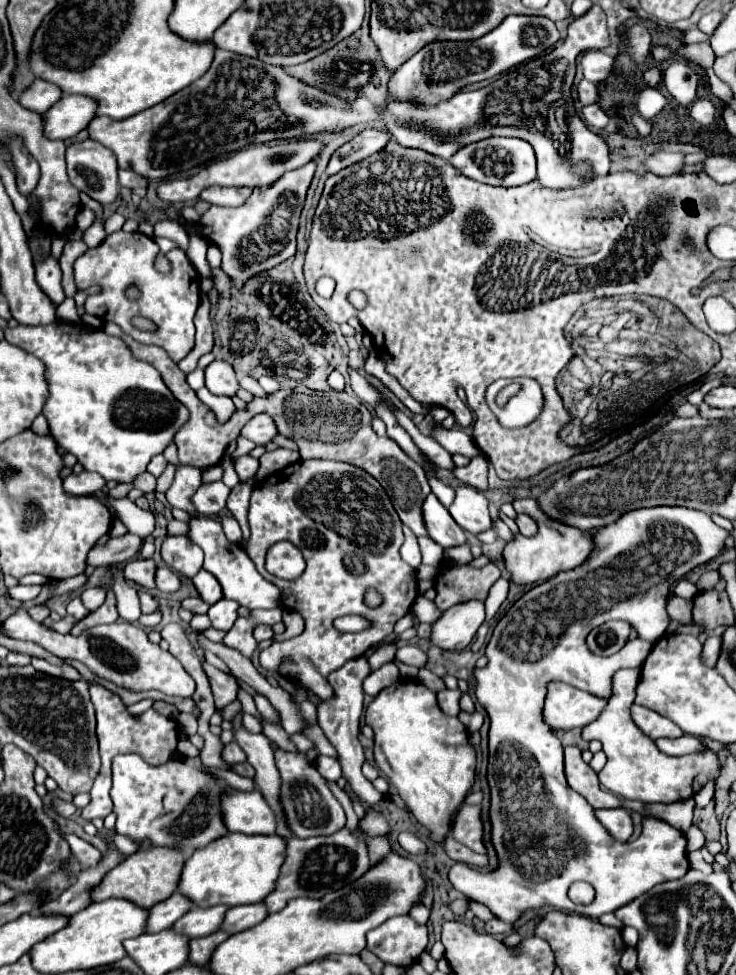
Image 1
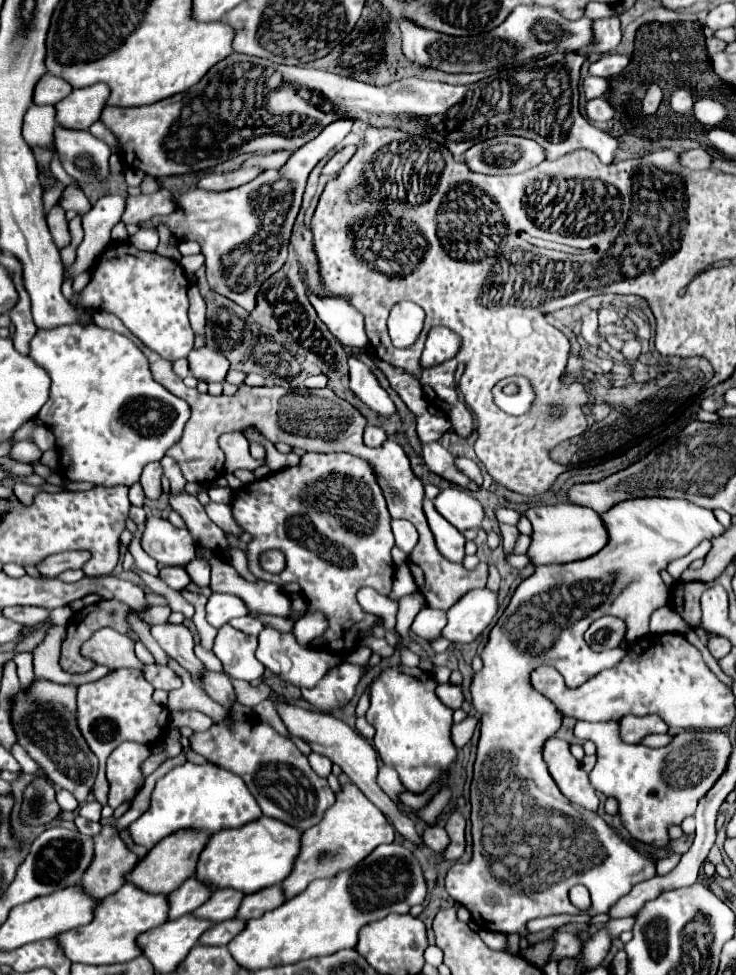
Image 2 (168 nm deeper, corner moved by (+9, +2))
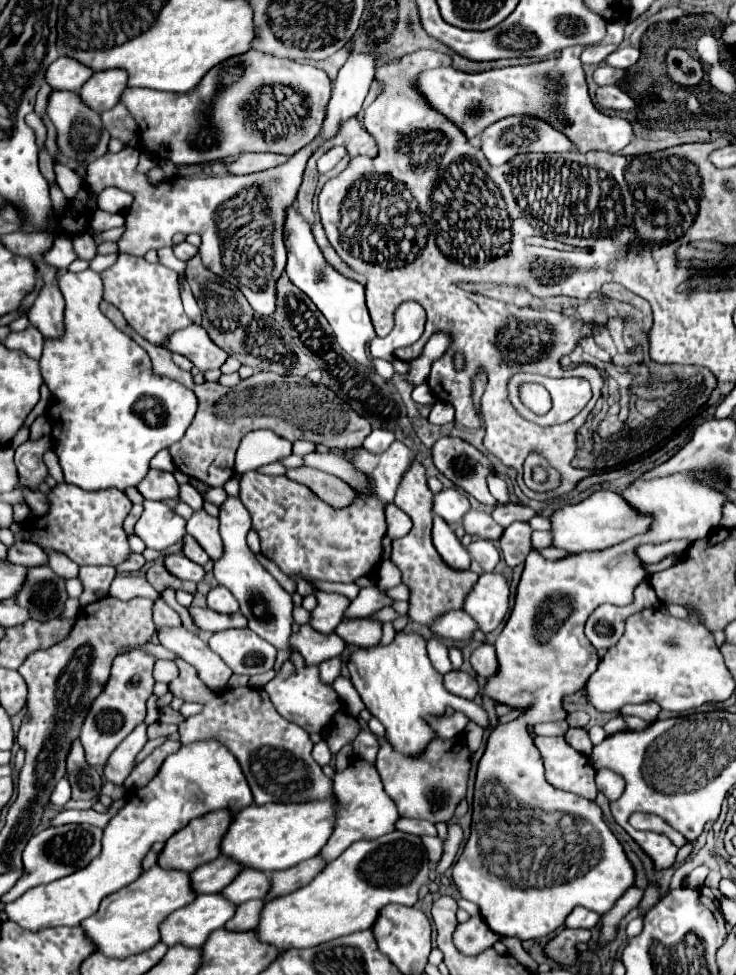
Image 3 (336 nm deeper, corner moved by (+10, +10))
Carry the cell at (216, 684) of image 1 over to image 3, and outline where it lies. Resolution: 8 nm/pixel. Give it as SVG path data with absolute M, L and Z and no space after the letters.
M162 596L154 600L152 614L154 614L154 624L156 624L156 628L162 628L162 626L180 626L180 616L178 616L178 612L174 612L174 610L164 602Z

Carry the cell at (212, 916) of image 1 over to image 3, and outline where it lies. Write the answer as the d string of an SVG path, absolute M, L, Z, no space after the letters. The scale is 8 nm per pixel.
M250 870L240 872L234 882L222 890L222 894L236 906L252 898L264 898L266 892L270 892L270 876L266 872Z

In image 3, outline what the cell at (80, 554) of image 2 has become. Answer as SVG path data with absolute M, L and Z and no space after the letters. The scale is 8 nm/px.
M16 540L16 542L8 548L6 560L12 562L12 564L26 566L26 568L48 564L48 556L44 554L44 550L42 550L40 546L30 544L30 542L22 542L22 540Z

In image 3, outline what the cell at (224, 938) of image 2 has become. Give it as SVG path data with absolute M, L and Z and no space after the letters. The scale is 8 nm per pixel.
M250 900L250 902L244 902L238 906L234 918L226 924L228 930L234 930L234 932L244 932L244 930L254 930L258 926L258 920L260 920L260 912L264 908L264 900Z

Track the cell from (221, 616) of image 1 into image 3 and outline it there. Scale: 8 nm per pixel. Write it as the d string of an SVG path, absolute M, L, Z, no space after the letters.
M216 586L208 592L208 606L216 612L222 614L230 614L230 612L238 612L238 602L232 596L232 592L224 586Z

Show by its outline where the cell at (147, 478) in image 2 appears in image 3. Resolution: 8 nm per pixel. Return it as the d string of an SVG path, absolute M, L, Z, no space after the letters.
M150 470L136 488L148 500L168 500L168 498L178 500L180 494L180 484L176 482L174 474L164 470Z

